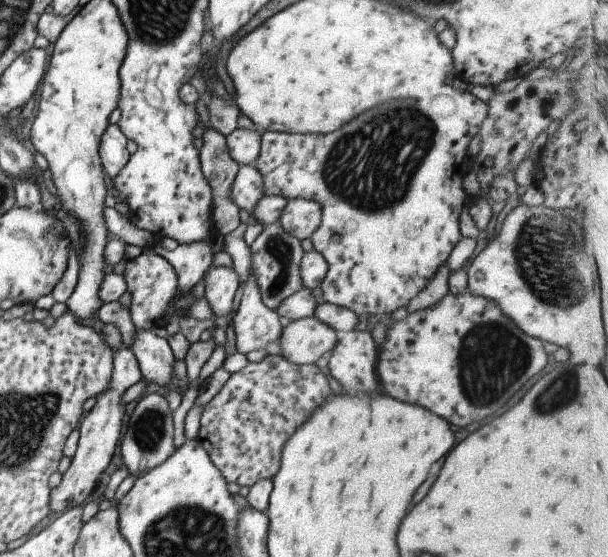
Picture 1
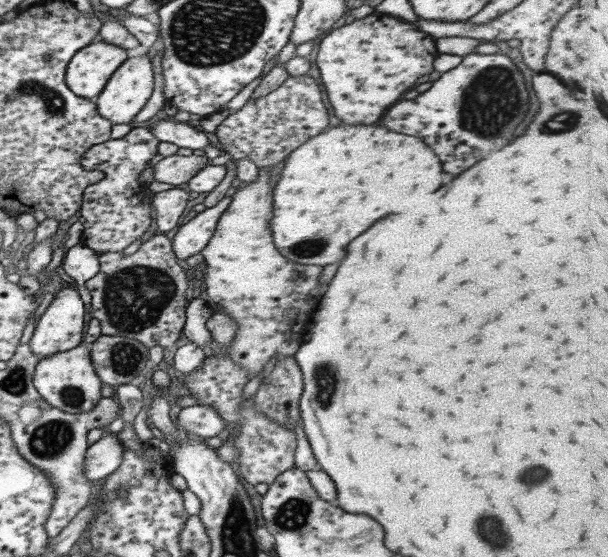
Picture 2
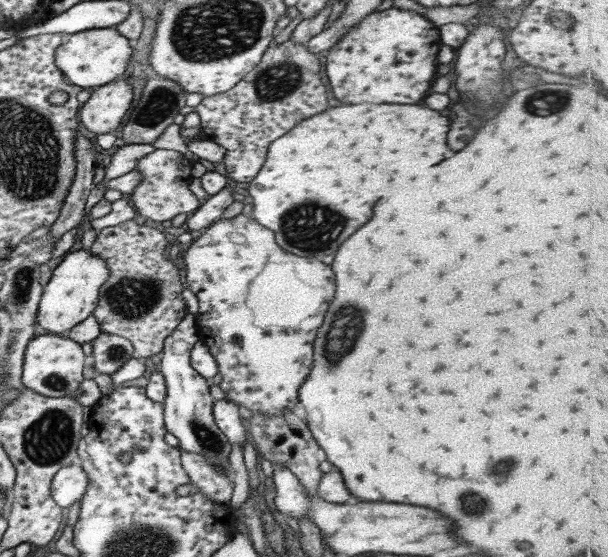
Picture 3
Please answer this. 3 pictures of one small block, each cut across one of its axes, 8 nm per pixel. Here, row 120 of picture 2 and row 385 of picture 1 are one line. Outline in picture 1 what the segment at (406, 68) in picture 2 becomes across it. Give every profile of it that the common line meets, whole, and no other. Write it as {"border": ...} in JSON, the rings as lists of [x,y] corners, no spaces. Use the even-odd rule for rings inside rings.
{"border":[[[349,330],[337,335],[328,361],[329,374],[343,390],[373,392],[378,361],[377,345],[367,330]]]}

